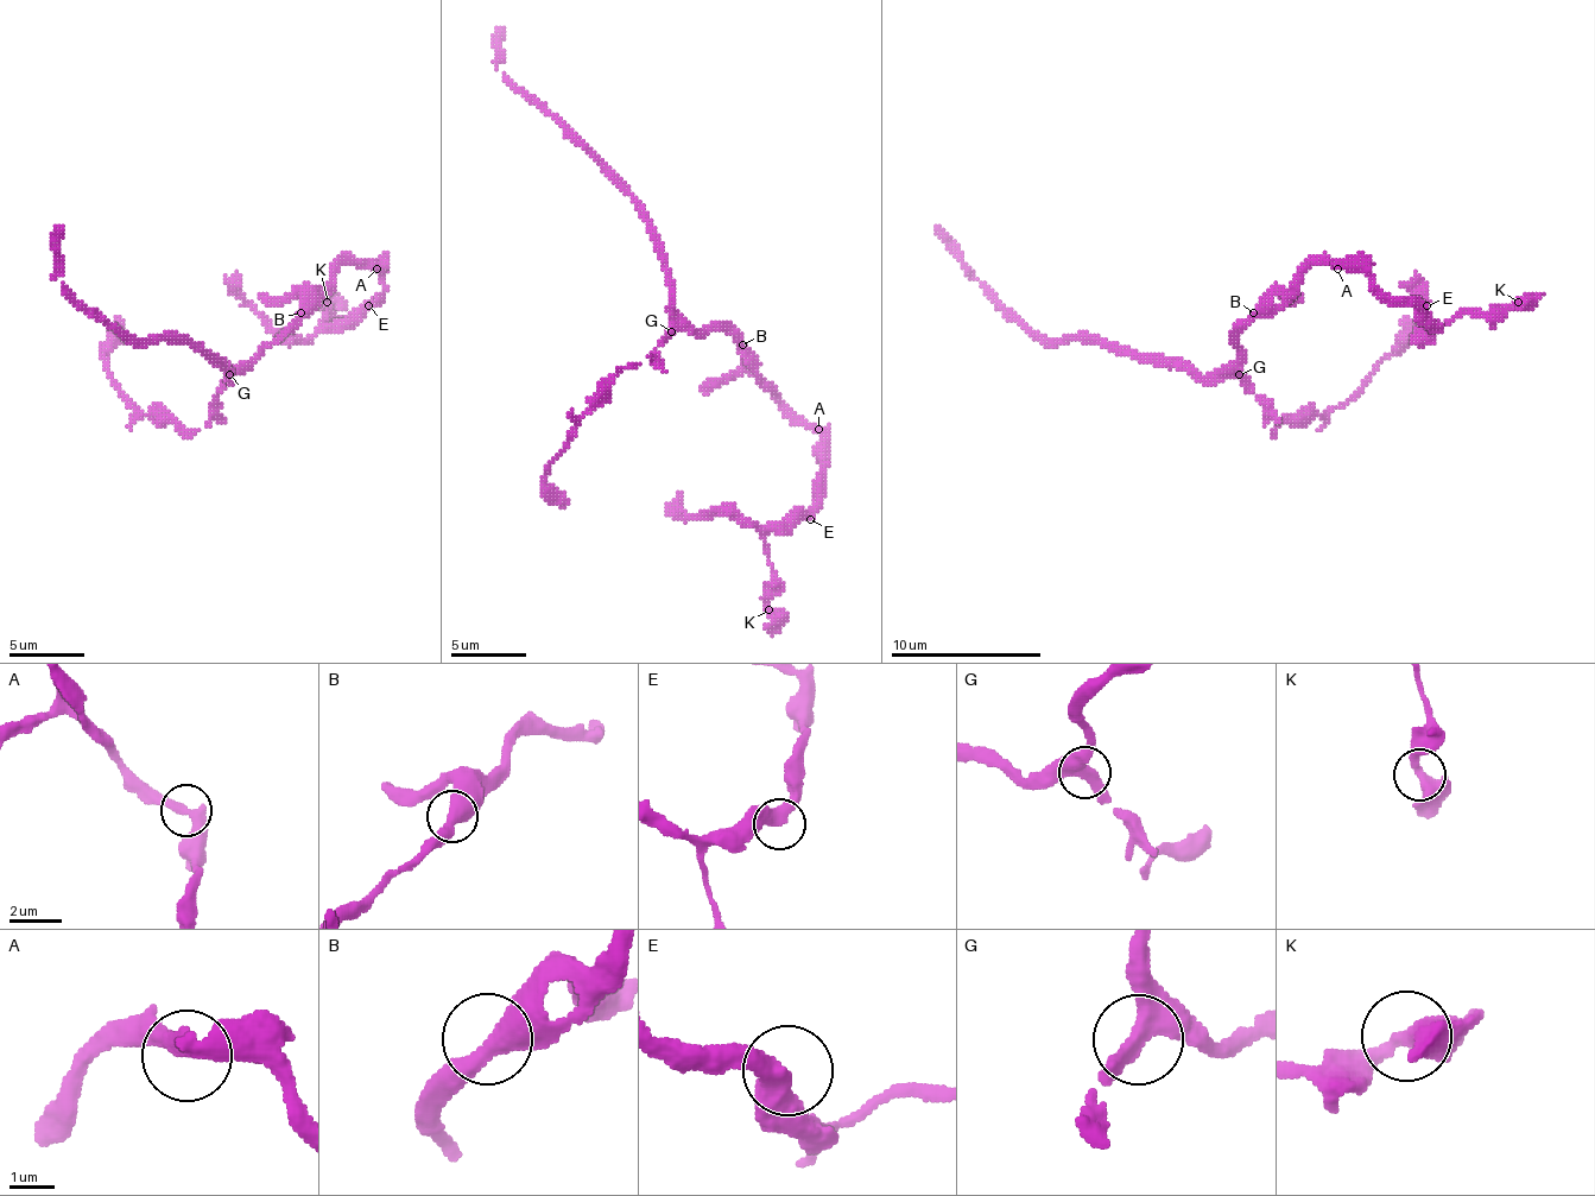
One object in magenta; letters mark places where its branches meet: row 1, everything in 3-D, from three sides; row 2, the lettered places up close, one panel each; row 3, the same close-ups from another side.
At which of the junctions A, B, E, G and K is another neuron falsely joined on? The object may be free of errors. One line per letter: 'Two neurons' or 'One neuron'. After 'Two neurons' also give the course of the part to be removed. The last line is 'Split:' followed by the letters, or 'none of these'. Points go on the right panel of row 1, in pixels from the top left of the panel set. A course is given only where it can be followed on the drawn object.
A: One neuron
B: One neuron
E: One neuron
G: One neuron
K: One neuron
Split: none of these

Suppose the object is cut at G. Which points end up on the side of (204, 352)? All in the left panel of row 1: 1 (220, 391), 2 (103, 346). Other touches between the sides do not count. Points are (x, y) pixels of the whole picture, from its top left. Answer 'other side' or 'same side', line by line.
1: other side
2: other side

